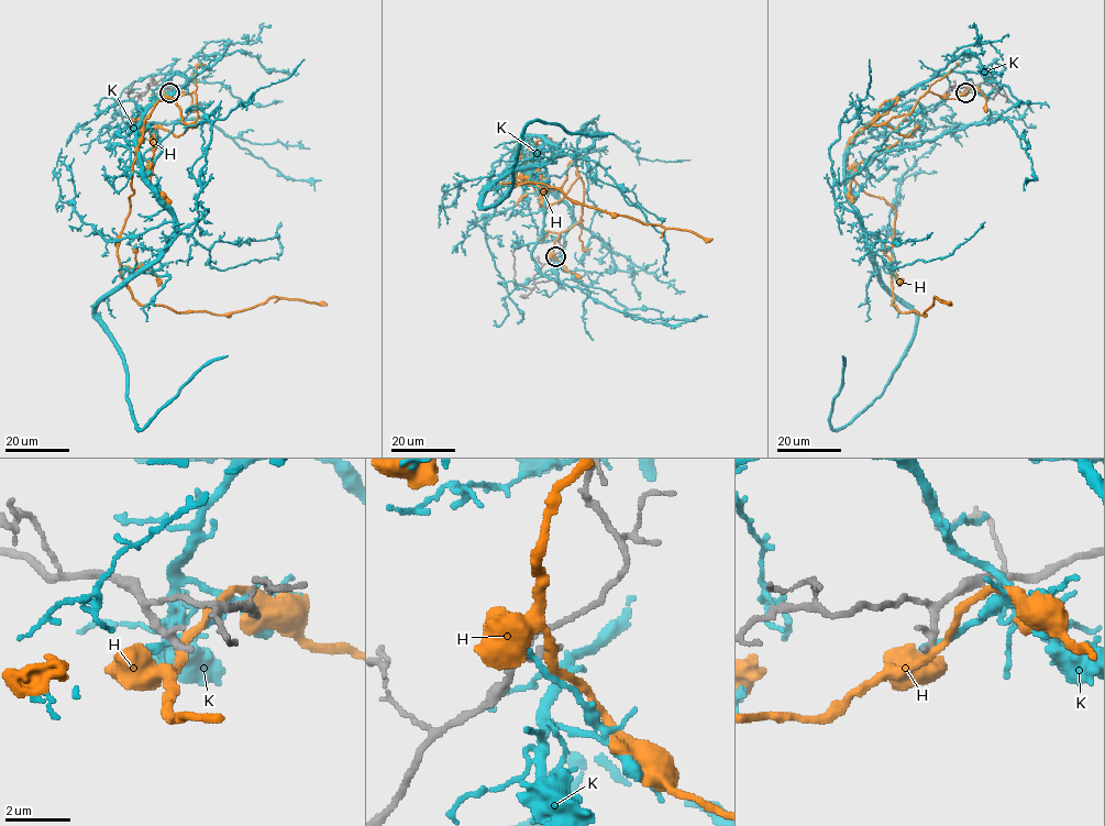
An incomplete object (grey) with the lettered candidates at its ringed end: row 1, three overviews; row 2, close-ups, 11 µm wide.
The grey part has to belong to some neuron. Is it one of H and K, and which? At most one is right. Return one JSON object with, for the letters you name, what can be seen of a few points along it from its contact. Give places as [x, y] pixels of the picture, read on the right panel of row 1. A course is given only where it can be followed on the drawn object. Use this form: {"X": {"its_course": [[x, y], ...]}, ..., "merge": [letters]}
{"merge": []}

